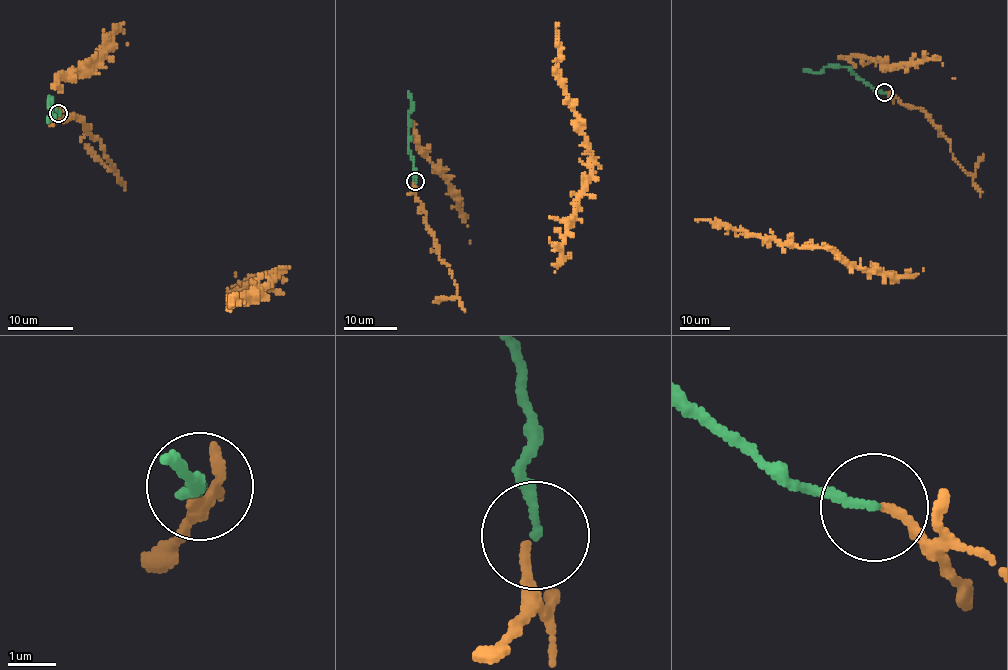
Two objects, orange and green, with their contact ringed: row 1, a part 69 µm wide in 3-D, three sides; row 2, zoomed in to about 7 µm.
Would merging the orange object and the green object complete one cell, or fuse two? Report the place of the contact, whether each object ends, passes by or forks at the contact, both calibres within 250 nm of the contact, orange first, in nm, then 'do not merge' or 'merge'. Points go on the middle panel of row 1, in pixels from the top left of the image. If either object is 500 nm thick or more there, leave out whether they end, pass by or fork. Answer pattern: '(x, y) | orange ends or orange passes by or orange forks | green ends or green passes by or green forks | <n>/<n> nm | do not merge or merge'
(415, 181) | orange ends | green ends | 170/170 nm | merge

